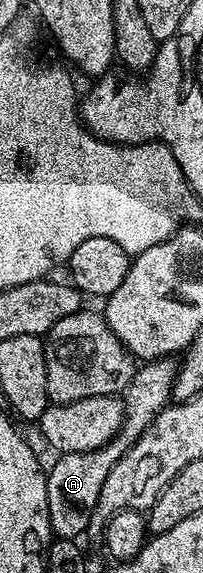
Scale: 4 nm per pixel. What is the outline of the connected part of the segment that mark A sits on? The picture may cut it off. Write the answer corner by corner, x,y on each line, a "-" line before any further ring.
160,358
148,360
136,367
135,377
122,393
123,421
121,430
105,446
88,452
65,452
56,455
47,473
47,497
49,498
49,522
51,531
60,540
78,541
91,525
91,511
97,506
97,498
101,498
101,486
105,486
105,478
109,478
109,470
117,466
117,462
141,438
141,434
153,422
157,413
172,403
171,388
175,385
177,364
174,359

